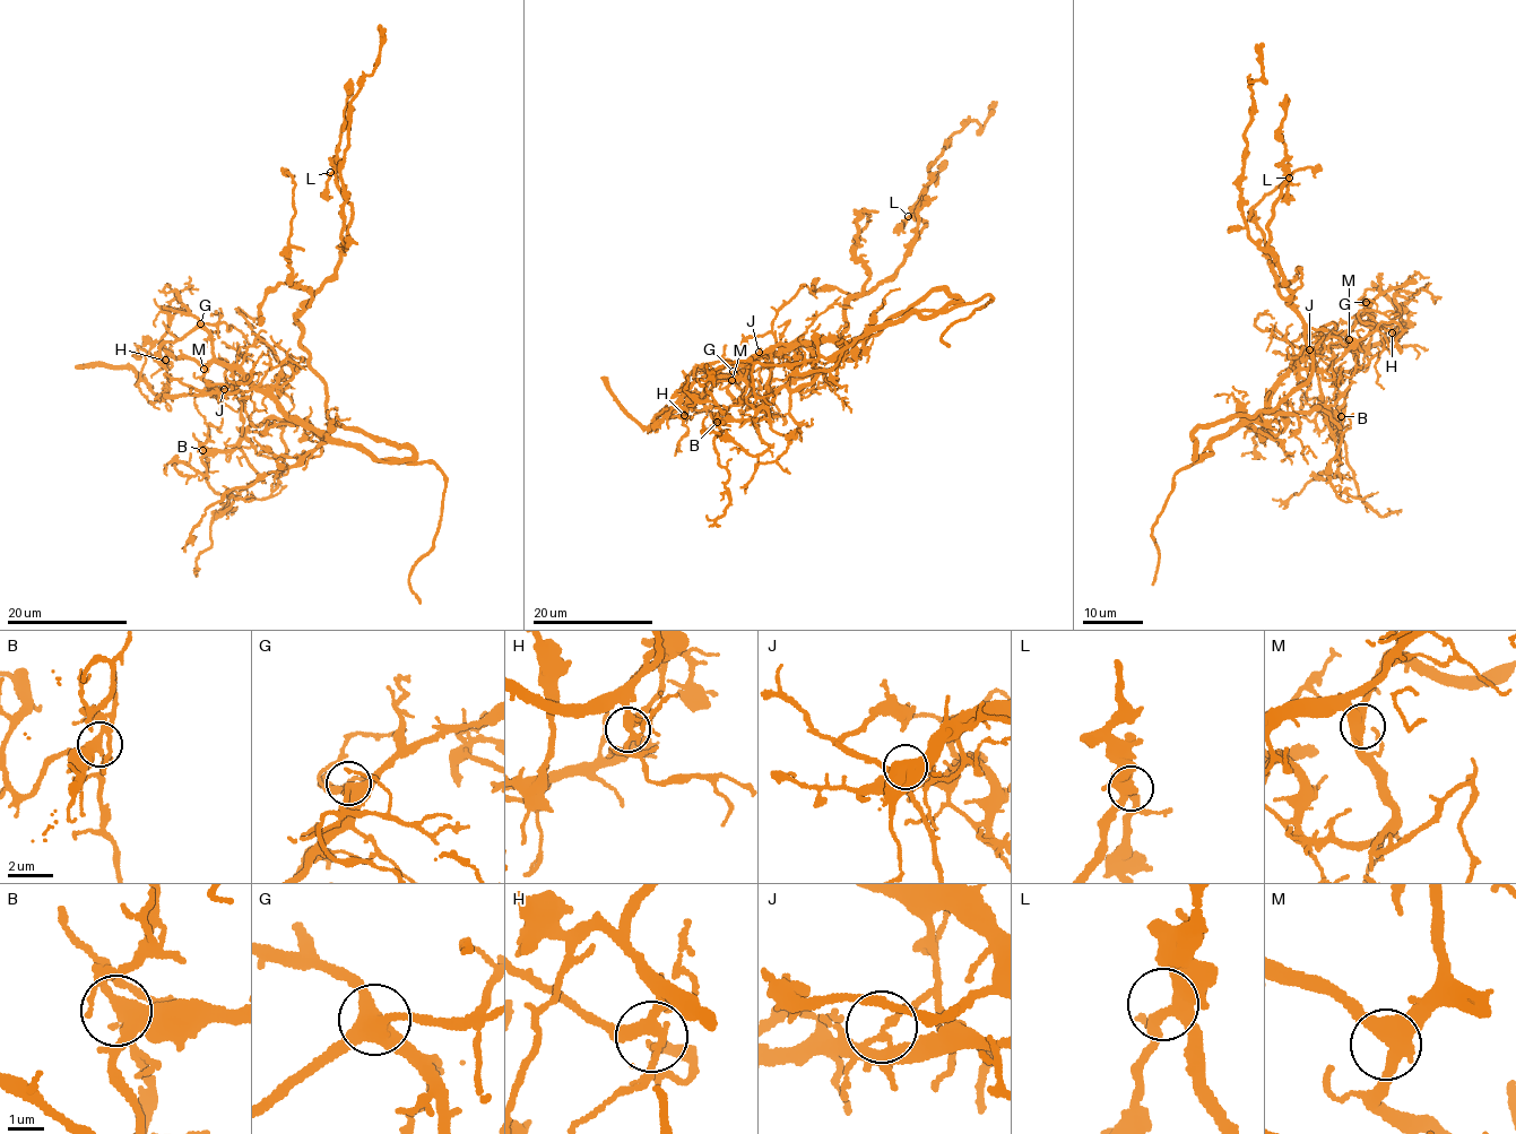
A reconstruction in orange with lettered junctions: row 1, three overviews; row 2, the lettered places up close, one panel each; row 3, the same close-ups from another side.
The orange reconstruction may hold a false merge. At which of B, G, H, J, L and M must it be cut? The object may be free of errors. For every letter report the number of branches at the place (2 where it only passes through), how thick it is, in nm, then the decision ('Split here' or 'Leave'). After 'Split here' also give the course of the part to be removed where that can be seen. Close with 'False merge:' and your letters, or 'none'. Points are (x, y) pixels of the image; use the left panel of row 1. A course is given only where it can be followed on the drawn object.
B: Branches: 5. Thickness 320 nm. Leave
G: Branches: 4. Thickness 360 nm. Leave
H: Branches: 4. Thickness 320 nm. Leave
J: Branches: 4. Thickness 150 nm. Split here. Course of the part to remove: (224, 389), (161, 397), (130, 366), (75, 368)
L: Branches: 3. Thickness 320 nm. Leave
M: Branches: 3. Thickness 440 nm. Leave
False merge: J

